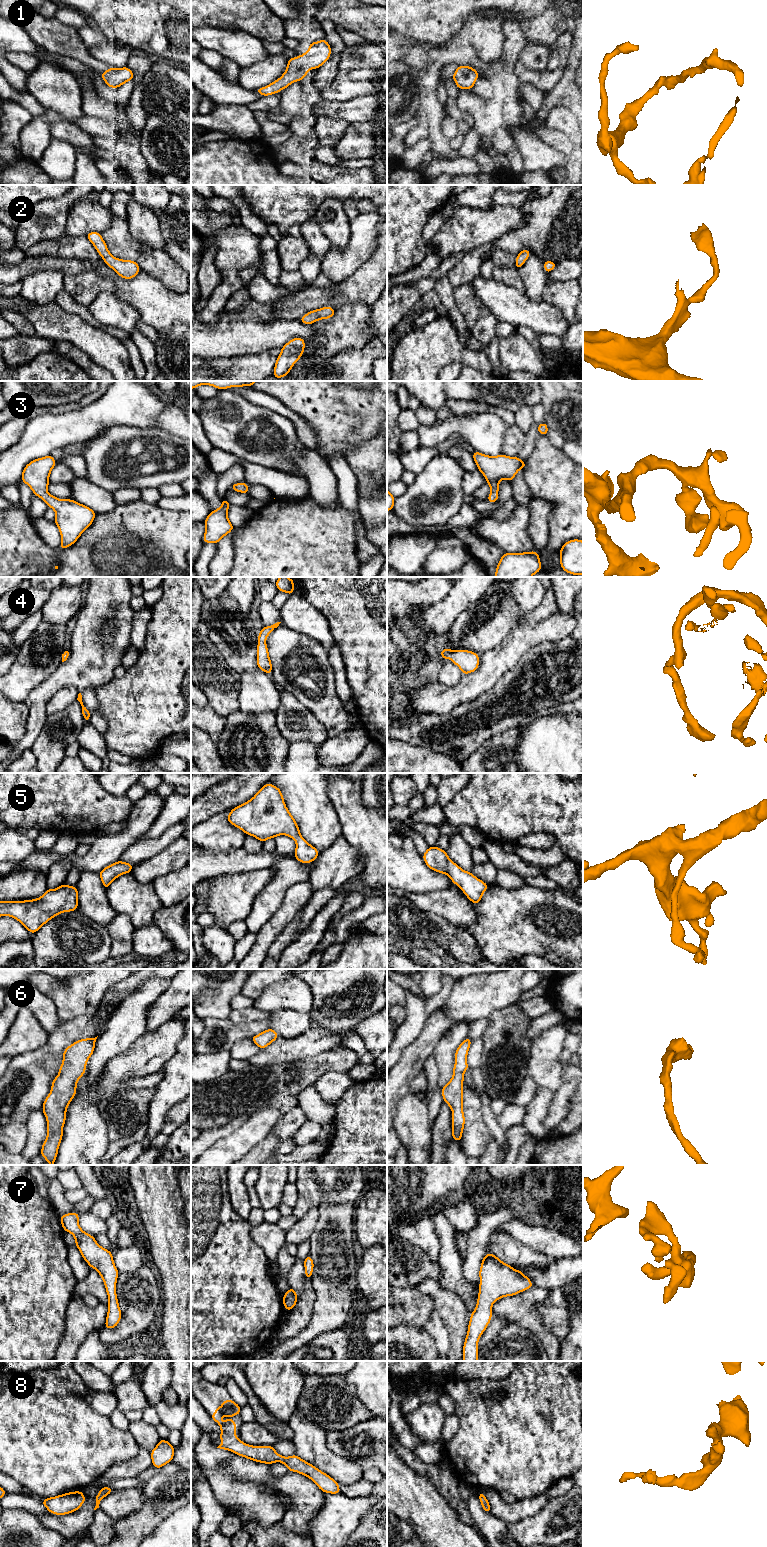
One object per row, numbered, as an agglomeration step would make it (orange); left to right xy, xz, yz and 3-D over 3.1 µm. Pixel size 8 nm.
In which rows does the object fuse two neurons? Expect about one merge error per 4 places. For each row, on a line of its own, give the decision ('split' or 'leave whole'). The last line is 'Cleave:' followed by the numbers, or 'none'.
1: leave whole
2: leave whole
3: leave whole
4: leave whole
5: leave whole
6: leave whole
7: leave whole
8: leave whole
Cleave: none

